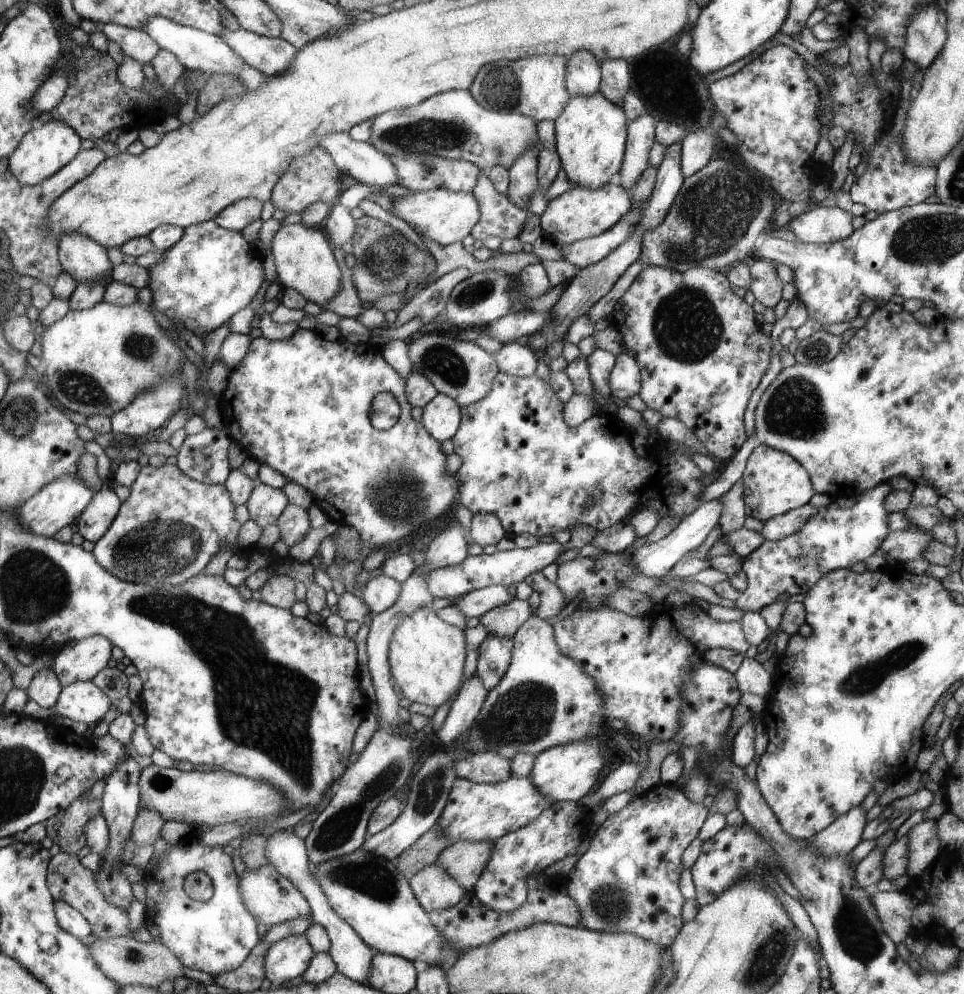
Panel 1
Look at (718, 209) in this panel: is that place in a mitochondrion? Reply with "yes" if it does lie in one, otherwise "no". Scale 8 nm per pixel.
yes

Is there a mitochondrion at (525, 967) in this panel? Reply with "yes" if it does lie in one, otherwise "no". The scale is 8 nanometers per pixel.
no

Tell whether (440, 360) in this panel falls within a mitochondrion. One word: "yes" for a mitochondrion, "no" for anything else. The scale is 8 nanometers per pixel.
yes

